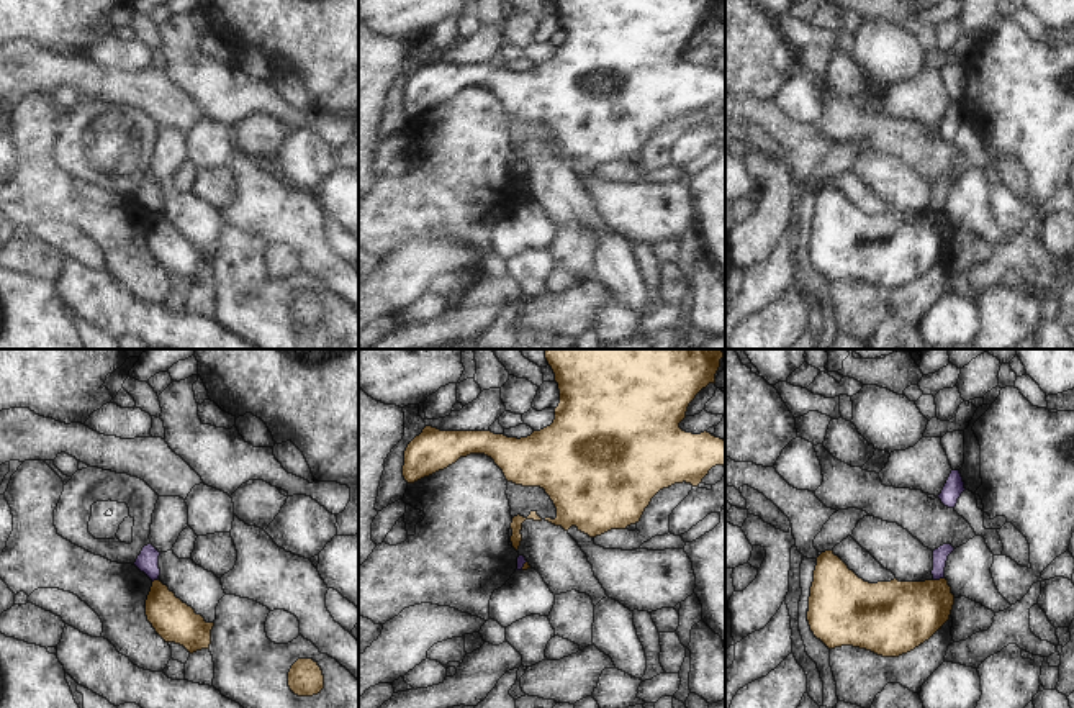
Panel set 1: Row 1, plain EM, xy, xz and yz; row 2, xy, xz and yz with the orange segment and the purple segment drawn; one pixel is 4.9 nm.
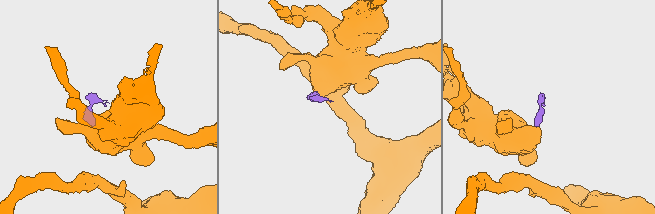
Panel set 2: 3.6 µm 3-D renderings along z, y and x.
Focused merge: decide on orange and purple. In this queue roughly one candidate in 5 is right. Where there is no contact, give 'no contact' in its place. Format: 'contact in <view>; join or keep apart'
contact in yz; keep apart

